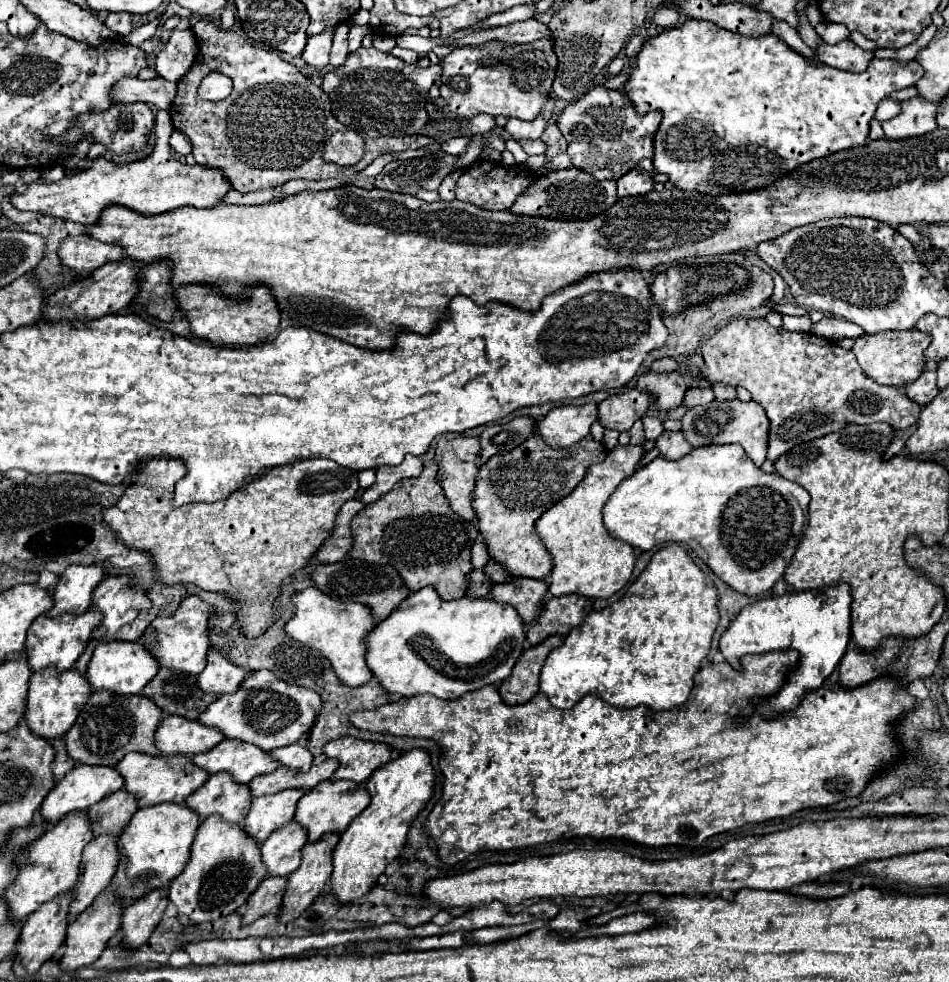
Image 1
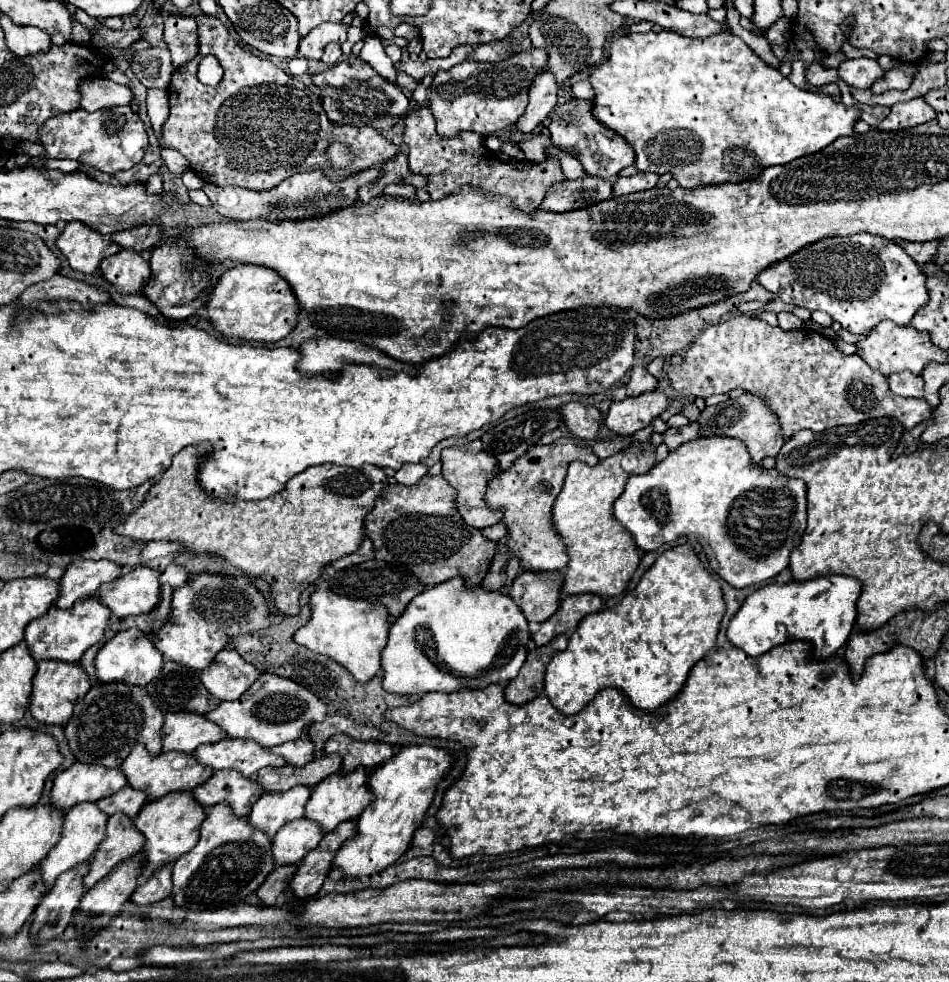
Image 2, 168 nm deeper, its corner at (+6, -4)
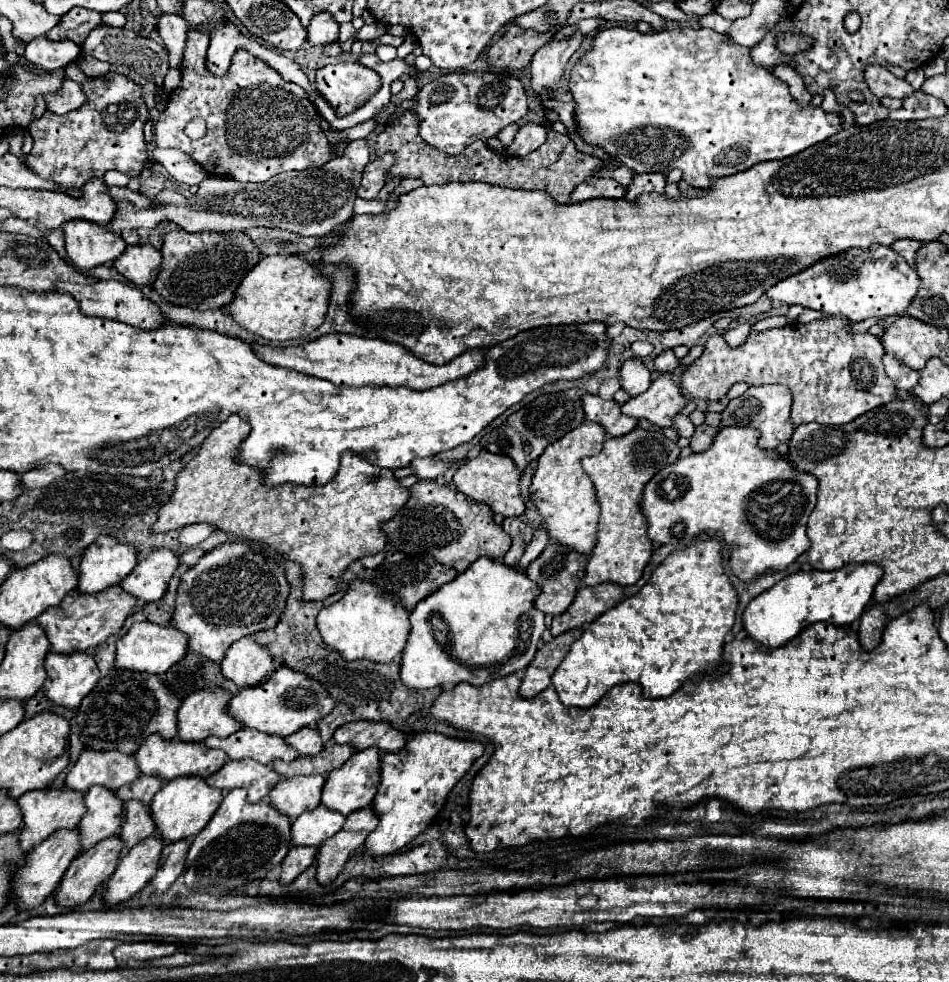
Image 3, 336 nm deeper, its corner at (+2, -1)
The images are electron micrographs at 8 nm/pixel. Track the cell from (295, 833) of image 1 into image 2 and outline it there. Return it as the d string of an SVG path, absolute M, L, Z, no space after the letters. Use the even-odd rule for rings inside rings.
M296 819L286 823L274 837L272 837L272 855L274 865L294 865L314 847L318 847L322 839L322 829L308 821Z

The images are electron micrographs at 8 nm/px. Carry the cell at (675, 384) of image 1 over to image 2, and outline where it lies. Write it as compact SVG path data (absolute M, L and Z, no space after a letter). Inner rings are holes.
M634 367L632 377L630 377L628 385L626 385L626 393L630 397L638 397L638 395L642 395L646 391L654 391L656 385L658 385L658 381L646 371L646 367Z

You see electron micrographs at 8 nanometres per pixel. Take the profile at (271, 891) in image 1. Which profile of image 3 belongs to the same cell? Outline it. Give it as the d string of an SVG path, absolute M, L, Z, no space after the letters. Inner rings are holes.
M292 846L290 852L286 854L286 860L282 862L282 876L280 884L290 884L294 882L308 866L312 866L316 858L316 848L314 846Z

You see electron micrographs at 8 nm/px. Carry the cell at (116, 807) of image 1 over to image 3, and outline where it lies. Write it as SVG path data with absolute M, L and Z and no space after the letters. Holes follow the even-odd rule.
M140 776L140 778L134 780L132 784L126 784L126 786L118 788L116 794L118 794L118 798L122 798L124 802L136 798L136 800L140 800L140 802L144 802L144 804L150 804L152 798L154 798L154 794L156 794L162 786L164 786L164 782L158 780L156 776Z

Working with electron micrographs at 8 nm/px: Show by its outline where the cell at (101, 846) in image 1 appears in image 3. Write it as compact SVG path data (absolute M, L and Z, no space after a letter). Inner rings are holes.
M128 800L124 804L124 822L120 832L120 838L126 842L126 848L130 850L140 840L152 836L154 830L156 830L156 824L152 820L150 808L140 800Z

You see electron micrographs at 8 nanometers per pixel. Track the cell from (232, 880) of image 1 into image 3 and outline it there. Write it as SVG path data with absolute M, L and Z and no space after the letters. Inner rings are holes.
M234 788L226 794L218 812L192 840L186 858L186 886L210 896L236 896L236 888L252 880L262 880L276 864L284 860L292 848L292 820L272 808L268 802L250 804L244 788Z

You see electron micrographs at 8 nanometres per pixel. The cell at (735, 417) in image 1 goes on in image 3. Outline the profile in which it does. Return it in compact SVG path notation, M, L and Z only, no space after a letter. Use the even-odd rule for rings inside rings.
M752 386L748 388L740 398L730 400L726 410L722 412L722 426L754 426L762 432L758 444L760 448L774 450L778 444L788 442L794 424L790 420L790 408L792 408L792 392L786 386Z

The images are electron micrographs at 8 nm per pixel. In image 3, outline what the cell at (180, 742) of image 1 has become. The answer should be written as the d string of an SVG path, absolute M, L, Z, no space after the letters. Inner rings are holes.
M218 686L192 692L178 710L178 738L184 742L202 742L208 736L226 738L240 730L242 724L228 714L232 696Z

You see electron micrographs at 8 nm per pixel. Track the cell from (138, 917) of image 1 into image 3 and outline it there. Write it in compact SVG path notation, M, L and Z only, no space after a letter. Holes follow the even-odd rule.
M178 840L174 844L164 846L164 850L162 850L164 856L162 856L160 868L150 882L156 892L166 892L172 886L172 882L182 874L188 848L190 848L190 844L186 840Z

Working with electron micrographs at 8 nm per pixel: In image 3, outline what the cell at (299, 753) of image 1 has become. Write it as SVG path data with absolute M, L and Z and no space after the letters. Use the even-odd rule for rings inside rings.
M306 726L306 728L302 728L302 730L298 730L298 732L290 734L290 736L286 736L286 742L294 750L298 750L302 756L316 756L324 748L318 730L310 728L310 726Z

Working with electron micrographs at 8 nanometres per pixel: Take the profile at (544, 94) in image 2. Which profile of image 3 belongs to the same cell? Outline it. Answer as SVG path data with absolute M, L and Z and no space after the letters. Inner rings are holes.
M574 32L570 38L552 40L544 44L532 58L532 88L536 94L548 98L548 90L558 84L562 72L566 68L568 58L578 50L582 42L582 34Z

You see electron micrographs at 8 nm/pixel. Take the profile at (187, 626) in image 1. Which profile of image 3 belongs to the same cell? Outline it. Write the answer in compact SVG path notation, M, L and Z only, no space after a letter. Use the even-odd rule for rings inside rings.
M224 542L206 552L196 566L182 574L172 624L188 636L188 650L220 662L238 638L270 630L284 614L290 584L280 560L252 550L242 542Z

